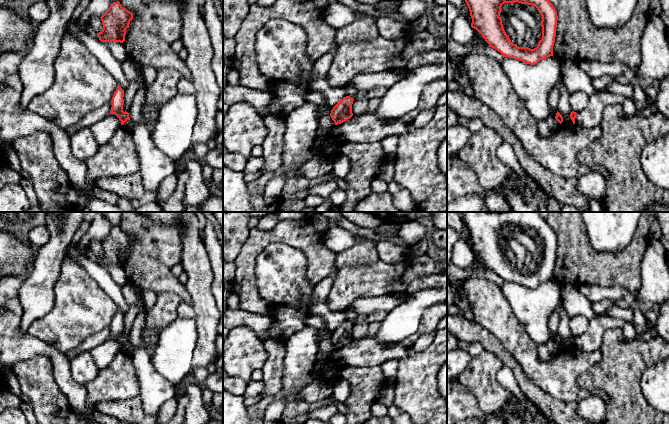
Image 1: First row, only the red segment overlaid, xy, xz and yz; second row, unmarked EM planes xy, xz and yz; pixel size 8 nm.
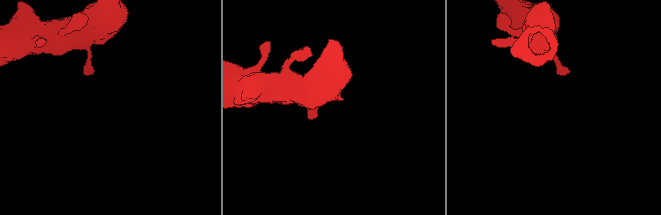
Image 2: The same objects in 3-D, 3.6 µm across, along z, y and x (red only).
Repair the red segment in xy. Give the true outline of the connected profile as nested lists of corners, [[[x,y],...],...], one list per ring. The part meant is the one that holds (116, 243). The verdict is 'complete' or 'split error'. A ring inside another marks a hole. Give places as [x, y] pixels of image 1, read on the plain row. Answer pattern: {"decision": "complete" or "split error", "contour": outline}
{"decision": "complete", "contour": [[[119,225],[111,227],[109,233],[100,241],[103,253],[97,257],[101,266],[125,265],[126,253],[133,243],[133,237],[124,232]]]}

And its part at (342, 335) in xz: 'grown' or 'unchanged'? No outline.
unchanged

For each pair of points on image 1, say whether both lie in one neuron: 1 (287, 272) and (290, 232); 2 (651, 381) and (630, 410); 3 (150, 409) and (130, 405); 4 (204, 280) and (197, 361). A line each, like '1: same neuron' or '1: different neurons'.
1: different neurons
2: different neurons
3: different neurons
4: same neuron

